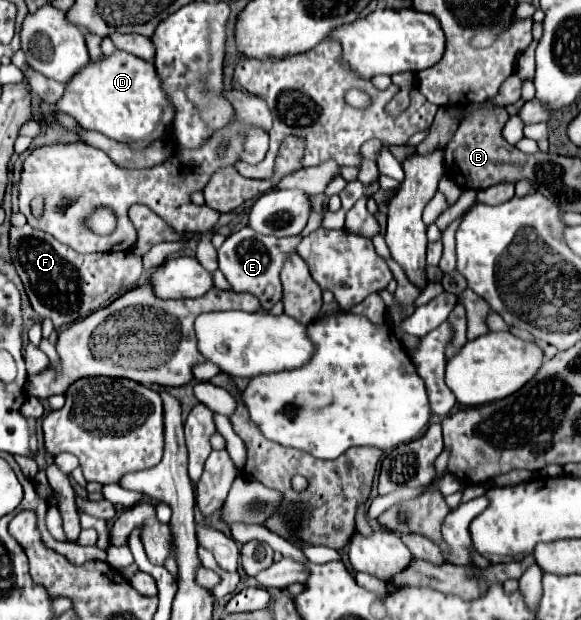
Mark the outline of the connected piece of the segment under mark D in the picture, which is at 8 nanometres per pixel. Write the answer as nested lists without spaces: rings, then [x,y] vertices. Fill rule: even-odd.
[[[116,51],[114,55],[84,67],[68,83],[56,109],[74,117],[76,123],[88,131],[98,131],[110,139],[135,147],[164,138],[174,129],[174,105],[162,89],[154,65],[124,51]],[[160,123],[166,128],[162,137],[159,137]]]

